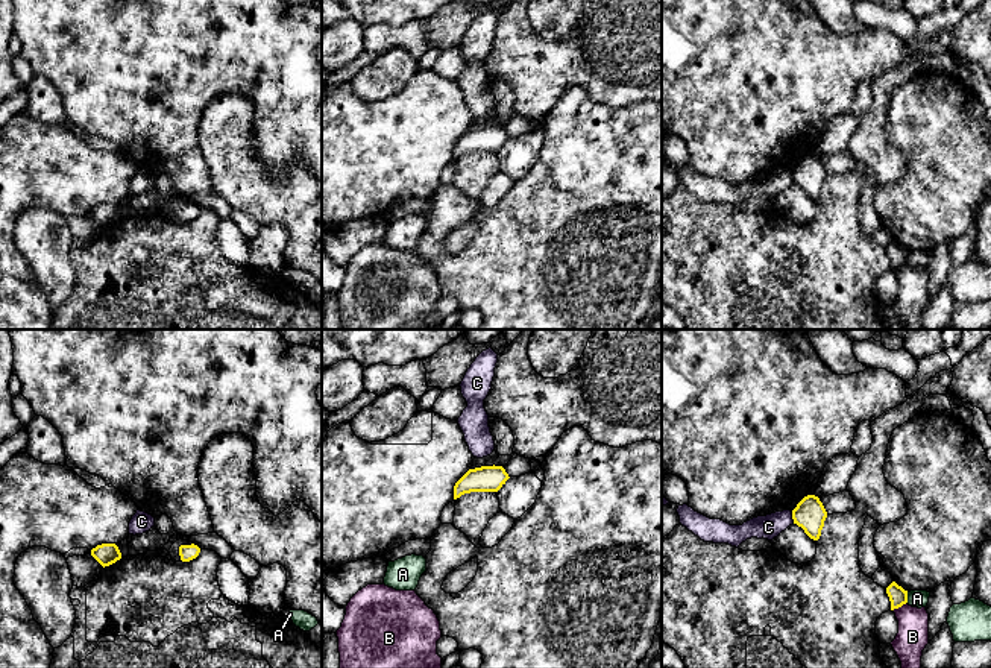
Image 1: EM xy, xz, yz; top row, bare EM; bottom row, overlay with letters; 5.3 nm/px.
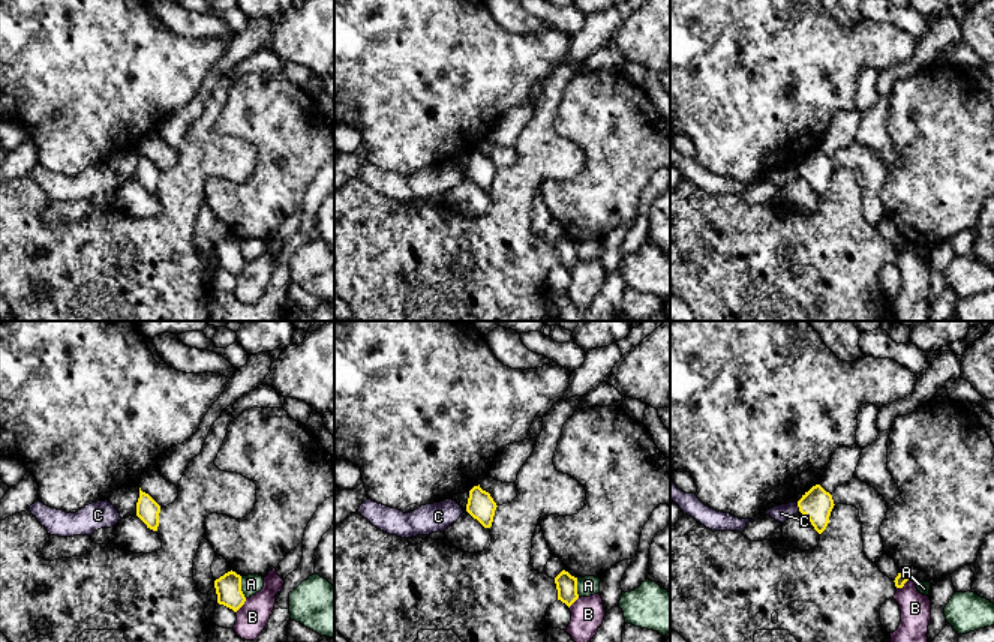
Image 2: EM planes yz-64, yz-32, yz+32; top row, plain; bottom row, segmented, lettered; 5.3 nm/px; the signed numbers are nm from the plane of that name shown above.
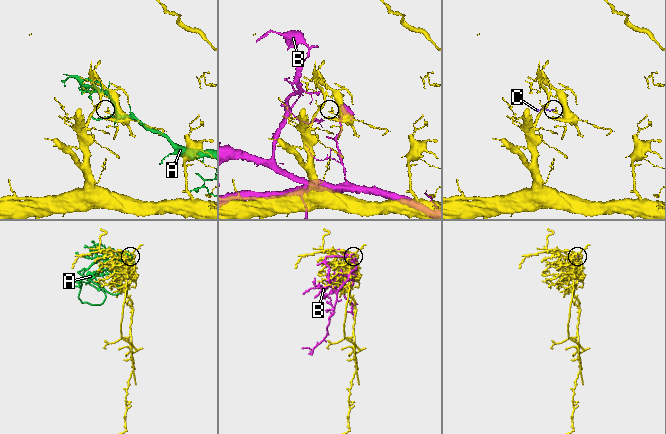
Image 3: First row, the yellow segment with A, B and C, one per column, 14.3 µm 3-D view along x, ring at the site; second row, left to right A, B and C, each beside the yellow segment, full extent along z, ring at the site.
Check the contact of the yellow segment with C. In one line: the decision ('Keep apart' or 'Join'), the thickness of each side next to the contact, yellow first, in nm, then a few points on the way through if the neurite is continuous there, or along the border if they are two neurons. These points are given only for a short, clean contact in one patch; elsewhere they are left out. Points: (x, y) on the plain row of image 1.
Keep apart. Thickness 160 nm (yellow) against 130 nm. Boundary: yz (791, 172), (794, 182)

